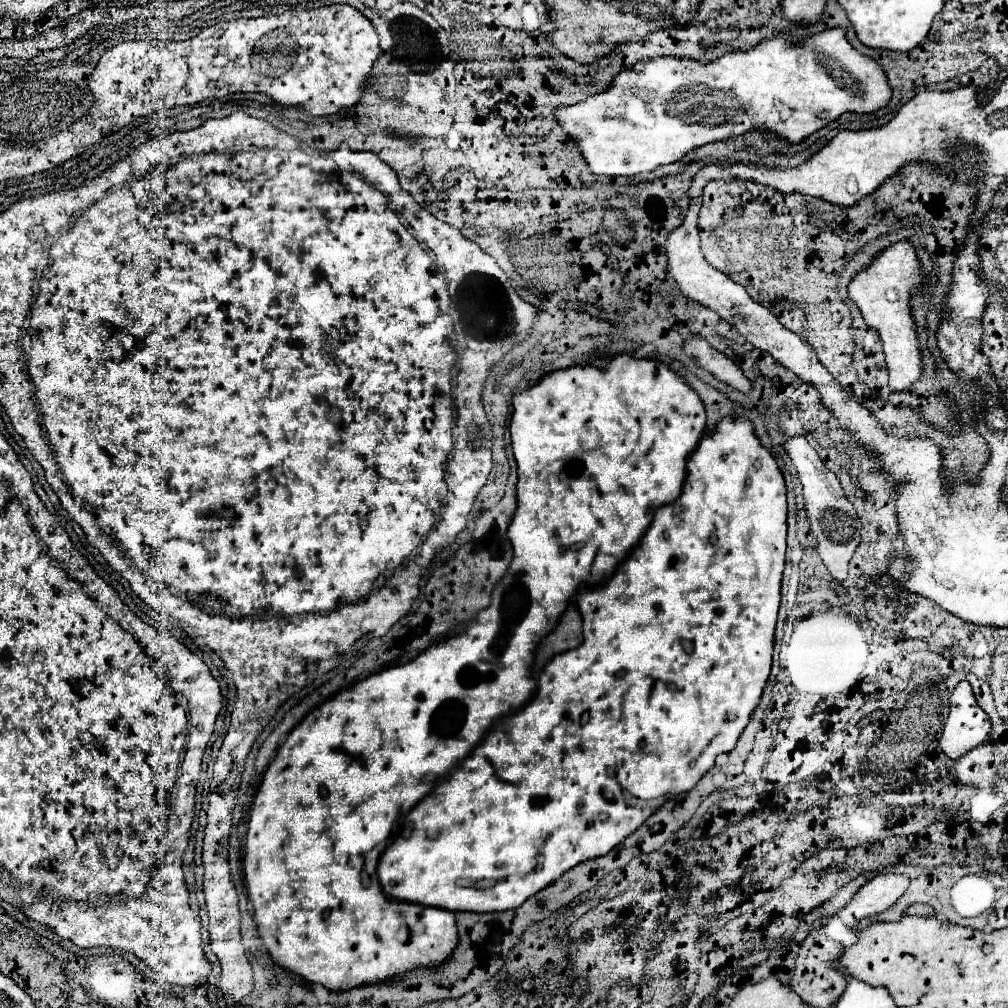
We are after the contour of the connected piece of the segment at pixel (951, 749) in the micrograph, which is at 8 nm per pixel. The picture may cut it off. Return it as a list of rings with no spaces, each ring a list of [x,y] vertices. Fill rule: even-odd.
[[[967,680],[959,682],[949,694],[949,714],[939,738],[941,752],[957,760],[971,748],[989,740],[989,730],[991,722],[979,708],[971,684]]]

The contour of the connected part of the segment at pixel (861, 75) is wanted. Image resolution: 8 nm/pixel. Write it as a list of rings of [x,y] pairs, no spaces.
[[[843,28],[825,30],[793,46],[787,36],[763,40],[747,52],[731,52],[703,66],[695,60],[657,58],[645,60],[639,68],[623,70],[607,92],[587,98],[575,106],[557,108],[557,122],[573,136],[593,174],[639,176],[657,166],[679,162],[687,152],[709,142],[723,142],[749,130],[771,132],[789,144],[801,144],[813,132],[825,128],[841,114],[873,114],[891,100],[891,86],[885,70],[869,56],[859,54],[845,36]]]

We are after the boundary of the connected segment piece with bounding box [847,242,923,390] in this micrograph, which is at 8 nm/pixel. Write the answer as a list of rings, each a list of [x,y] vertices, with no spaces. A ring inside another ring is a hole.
[[[897,242],[885,248],[867,270],[859,272],[849,284],[849,298],[863,312],[865,322],[875,328],[881,336],[889,368],[889,384],[895,390],[909,388],[923,372],[919,340],[915,334],[915,324],[911,318],[911,298],[923,284],[923,272],[919,268],[919,258],[909,242]]]

